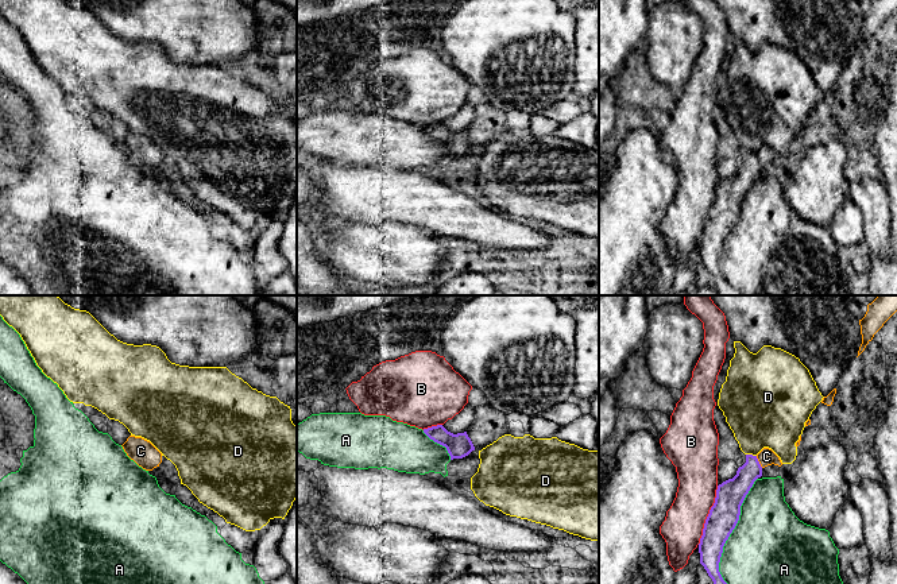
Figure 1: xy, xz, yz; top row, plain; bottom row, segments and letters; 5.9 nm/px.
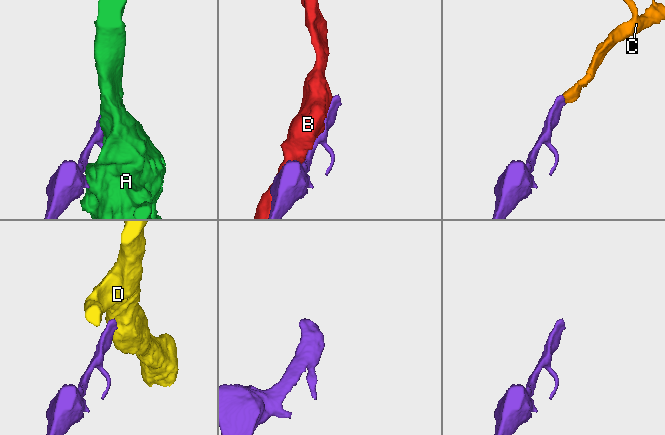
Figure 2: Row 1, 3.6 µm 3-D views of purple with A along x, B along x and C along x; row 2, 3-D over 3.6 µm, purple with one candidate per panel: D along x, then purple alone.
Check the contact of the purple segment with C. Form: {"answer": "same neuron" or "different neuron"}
{"answer": "same neuron"}

